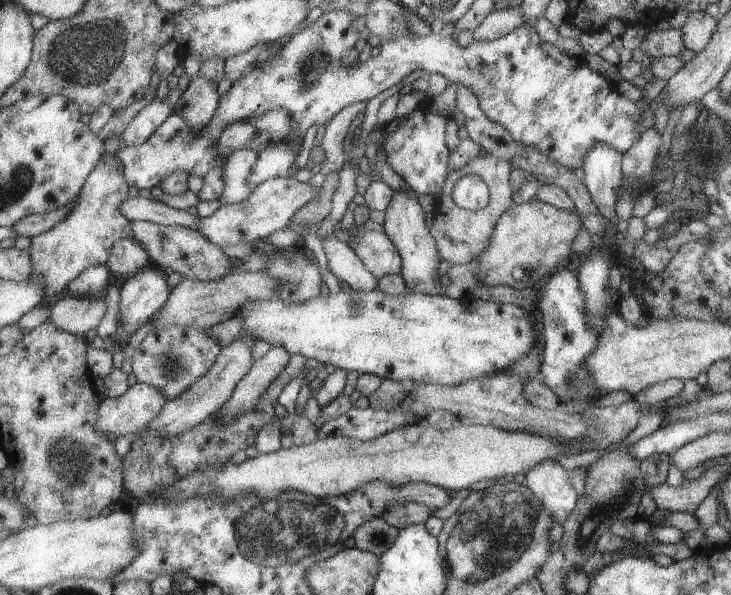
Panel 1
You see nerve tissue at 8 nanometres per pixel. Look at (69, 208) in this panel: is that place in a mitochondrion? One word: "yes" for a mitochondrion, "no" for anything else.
no

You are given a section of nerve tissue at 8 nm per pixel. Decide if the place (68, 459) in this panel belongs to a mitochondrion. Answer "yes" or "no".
yes

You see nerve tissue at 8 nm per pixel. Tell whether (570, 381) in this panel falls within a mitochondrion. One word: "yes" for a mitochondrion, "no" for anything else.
yes

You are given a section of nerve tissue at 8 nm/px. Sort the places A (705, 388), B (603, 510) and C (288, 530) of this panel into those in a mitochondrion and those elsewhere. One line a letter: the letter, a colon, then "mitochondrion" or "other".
A: other
B: mitochondrion
C: mitochondrion

